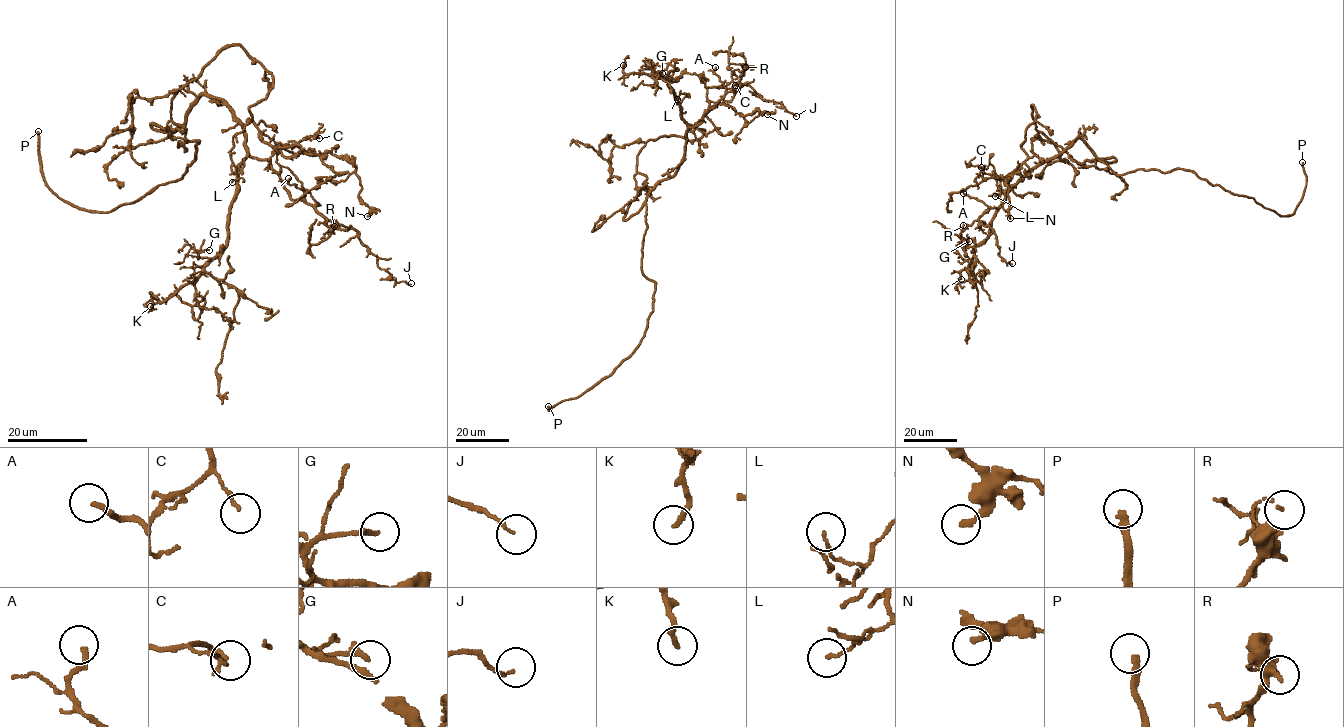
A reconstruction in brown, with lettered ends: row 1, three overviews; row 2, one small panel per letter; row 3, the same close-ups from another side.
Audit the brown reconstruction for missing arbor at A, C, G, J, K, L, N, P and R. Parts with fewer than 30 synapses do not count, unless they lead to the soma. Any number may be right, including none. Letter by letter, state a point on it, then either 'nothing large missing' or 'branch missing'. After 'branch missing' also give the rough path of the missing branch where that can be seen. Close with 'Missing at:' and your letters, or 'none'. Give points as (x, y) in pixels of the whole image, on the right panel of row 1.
A: place (963, 193); nothing large missing
C: place (981, 167); nothing large missing
G: place (969, 241); branch missing; course (969, 241), (979, 238), (1005, 206)
J: place (1012, 263); nothing large missing
K: place (961, 279); nothing large missing
L: place (995, 196); nothing large missing
N: place (1010, 218); nothing large missing
P: place (1302, 162); branch missing; course (1302, 162), (1303, 143)
R: place (963, 225); nothing large missing
Missing at: G, P

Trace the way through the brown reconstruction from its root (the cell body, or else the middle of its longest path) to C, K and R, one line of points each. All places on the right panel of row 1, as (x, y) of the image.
C: (1106, 158), (1116, 160), (1099, 159), (1078, 138), (1005, 190), (981, 167)
K: (1106, 158), (1116, 160), (1099, 159), (1078, 138), (1033, 167), (961, 279)
R: (1106, 158), (1116, 160), (1099, 159), (1078, 138), (1008, 188), (998, 208), (991, 208), (964, 228), (963, 225)

